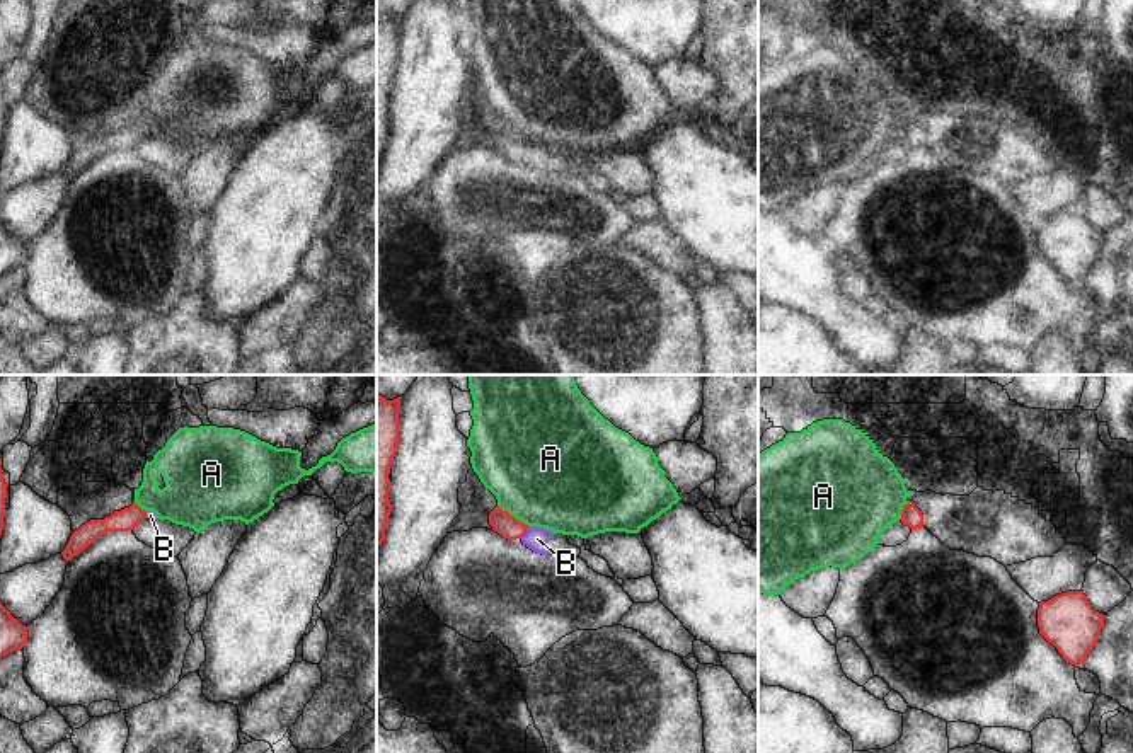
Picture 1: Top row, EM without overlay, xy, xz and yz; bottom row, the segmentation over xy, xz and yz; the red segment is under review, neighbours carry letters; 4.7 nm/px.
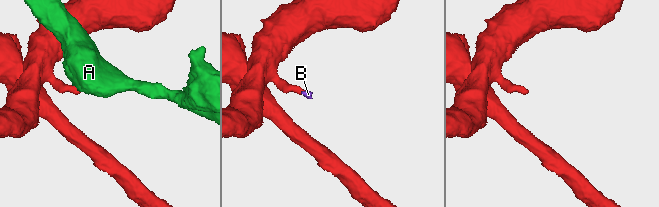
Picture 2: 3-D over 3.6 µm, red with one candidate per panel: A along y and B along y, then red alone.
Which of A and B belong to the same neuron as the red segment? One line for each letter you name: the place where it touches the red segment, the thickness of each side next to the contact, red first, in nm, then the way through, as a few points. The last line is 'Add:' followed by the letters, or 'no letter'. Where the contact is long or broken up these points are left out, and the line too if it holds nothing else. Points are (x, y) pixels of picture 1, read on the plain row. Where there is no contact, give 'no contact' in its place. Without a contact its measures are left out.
B: meets red in xz at (525, 150); 110 nm thick on the red side, 110 nm on the other; runs through xz (508, 145), (525, 150), (537, 157)
Add: B

